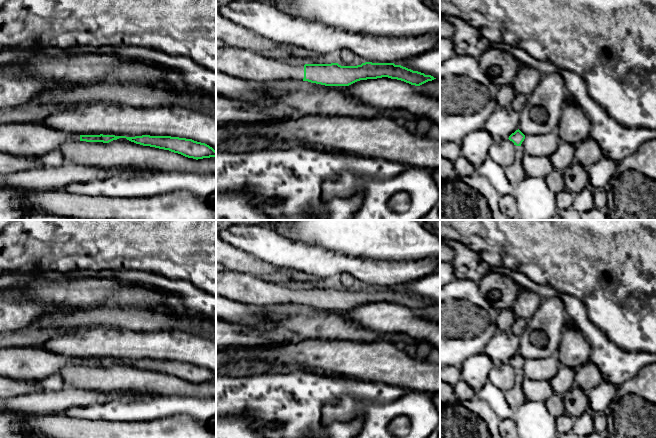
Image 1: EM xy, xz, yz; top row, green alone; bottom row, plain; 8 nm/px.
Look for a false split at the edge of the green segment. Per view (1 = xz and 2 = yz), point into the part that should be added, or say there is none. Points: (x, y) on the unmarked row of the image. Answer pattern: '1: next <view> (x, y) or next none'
1: next xz (248, 289)
2: next none

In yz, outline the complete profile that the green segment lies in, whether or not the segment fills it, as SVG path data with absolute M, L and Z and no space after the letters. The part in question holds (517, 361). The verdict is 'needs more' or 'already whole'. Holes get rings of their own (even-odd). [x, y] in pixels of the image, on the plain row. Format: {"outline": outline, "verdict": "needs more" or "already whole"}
{"outline": "M518 353L514 357L512 357L509 362L510 365L514 367L516 370L521 370L522 366L525 363L525 359Z", "verdict": "already whole"}

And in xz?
{"outline": "M233 270L216 271L216 295L239 301L243 305L299 303L325 310L349 310L360 304L382 301L420 310L436 303L394 287L365 286L357 290L341 290L338 287L289 288Z", "verdict": "needs more"}

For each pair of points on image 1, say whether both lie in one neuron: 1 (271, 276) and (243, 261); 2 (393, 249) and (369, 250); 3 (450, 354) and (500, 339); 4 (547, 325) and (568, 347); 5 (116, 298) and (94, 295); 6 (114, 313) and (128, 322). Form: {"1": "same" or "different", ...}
{"1": "same", "2": "same", "3": "different", "4": "different", "5": "same", "6": "same"}

